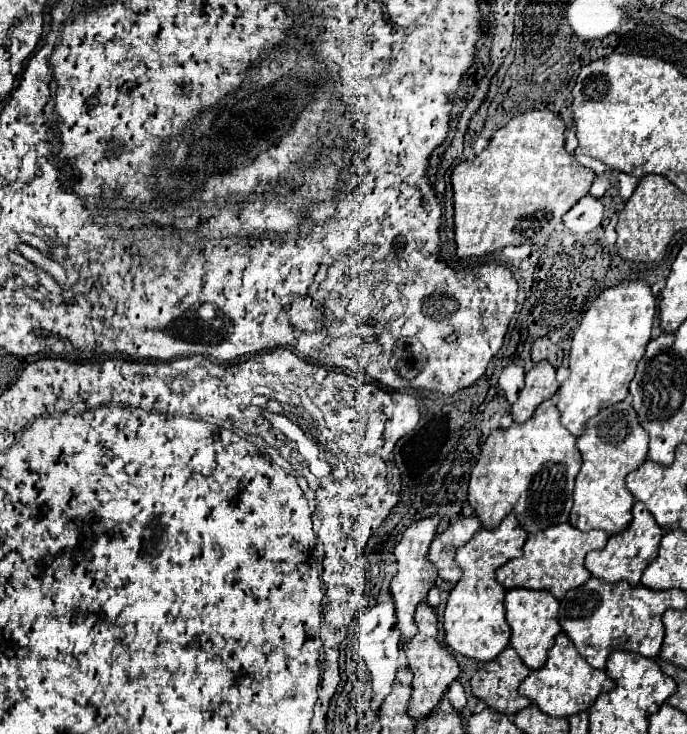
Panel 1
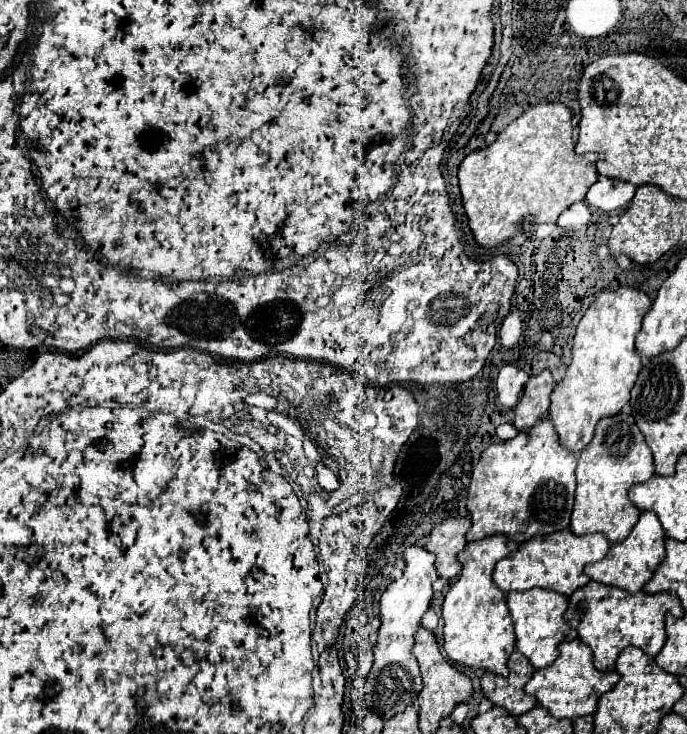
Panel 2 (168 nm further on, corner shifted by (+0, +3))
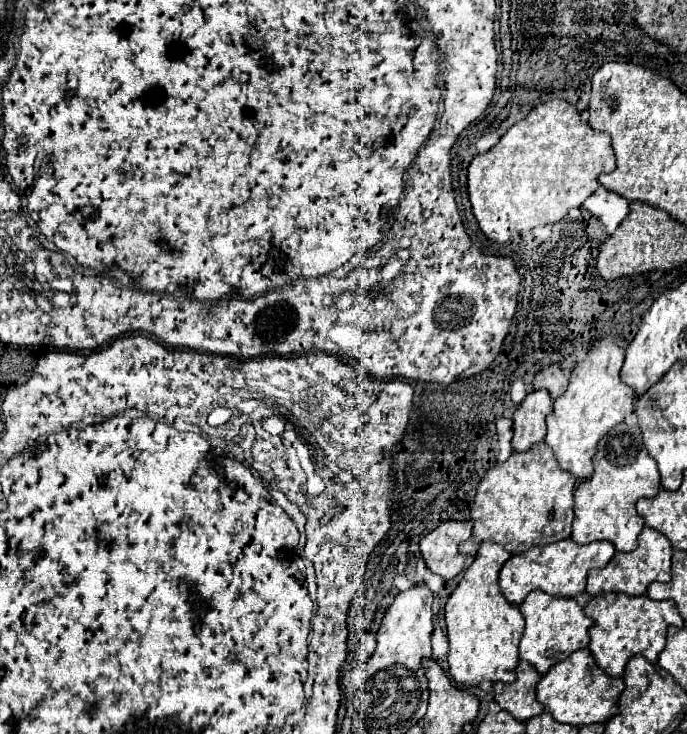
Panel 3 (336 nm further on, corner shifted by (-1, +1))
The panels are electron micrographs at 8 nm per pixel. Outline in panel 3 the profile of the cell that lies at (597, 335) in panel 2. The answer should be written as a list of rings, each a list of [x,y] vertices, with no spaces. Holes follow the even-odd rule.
[[[615,334],[593,342],[585,360],[573,368],[565,394],[555,400],[555,410],[547,418],[545,444],[551,446],[559,468],[573,474],[577,484],[593,474],[591,458],[597,452],[597,442],[635,410],[633,390],[623,386],[619,376],[625,358],[625,350],[619,346],[621,342],[623,338]]]

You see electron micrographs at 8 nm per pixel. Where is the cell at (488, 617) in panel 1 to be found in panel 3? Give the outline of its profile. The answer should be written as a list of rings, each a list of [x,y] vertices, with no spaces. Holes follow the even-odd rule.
[[[483,542],[479,548],[479,554],[475,562],[465,570],[463,580],[455,588],[455,592],[449,596],[445,604],[445,622],[447,622],[447,638],[449,638],[449,674],[451,678],[461,686],[479,686],[481,682],[515,682],[515,668],[519,664],[519,640],[525,630],[523,614],[517,606],[511,606],[497,584],[501,566],[511,558],[511,554],[501,544]]]

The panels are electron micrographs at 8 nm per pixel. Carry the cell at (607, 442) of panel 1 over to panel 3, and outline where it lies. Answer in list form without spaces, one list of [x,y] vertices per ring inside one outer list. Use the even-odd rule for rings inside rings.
[[[627,424],[615,426],[599,440],[597,454],[593,456],[593,468],[593,476],[587,478],[587,482],[581,482],[575,490],[575,520],[571,538],[577,544],[609,540],[619,552],[633,552],[637,548],[637,536],[645,528],[635,504],[639,498],[653,498],[661,488],[657,462],[643,446],[641,430]]]

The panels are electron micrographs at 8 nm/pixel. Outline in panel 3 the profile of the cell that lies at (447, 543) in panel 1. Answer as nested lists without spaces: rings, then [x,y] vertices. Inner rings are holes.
[[[452,520],[443,522],[433,532],[423,536],[419,546],[427,568],[445,580],[451,580],[465,570],[467,554],[459,552],[459,544],[471,538],[472,531],[471,521]]]

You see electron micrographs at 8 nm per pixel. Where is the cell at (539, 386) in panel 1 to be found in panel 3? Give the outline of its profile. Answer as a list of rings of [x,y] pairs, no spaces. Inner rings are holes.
[[[533,390],[513,416],[513,450],[527,452],[545,440],[545,418],[553,410],[553,400],[547,390]]]

